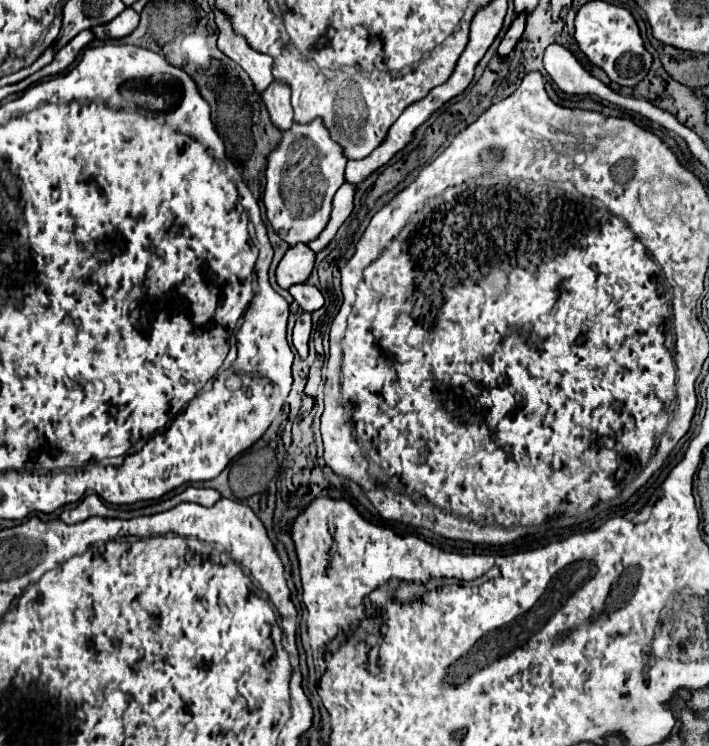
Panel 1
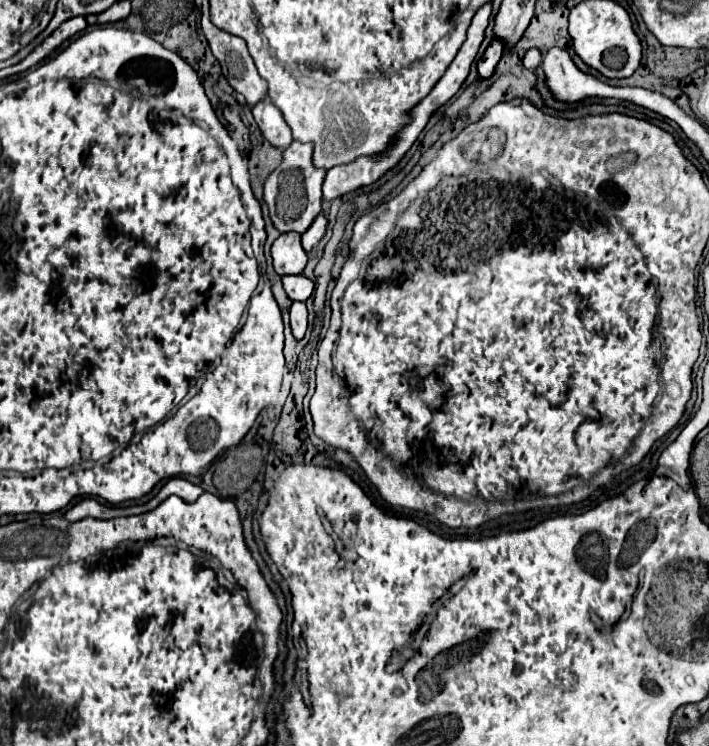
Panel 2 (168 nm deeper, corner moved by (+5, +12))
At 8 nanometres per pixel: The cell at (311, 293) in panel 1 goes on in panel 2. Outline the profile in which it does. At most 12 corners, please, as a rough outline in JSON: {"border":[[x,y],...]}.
{"border":[[303,274],[283,276],[291,300],[305,302],[315,284]]}

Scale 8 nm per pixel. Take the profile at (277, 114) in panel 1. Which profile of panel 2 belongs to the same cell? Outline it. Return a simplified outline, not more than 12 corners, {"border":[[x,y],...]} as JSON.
{"border":[[269,96],[253,106],[263,136],[287,148],[291,128]]}

